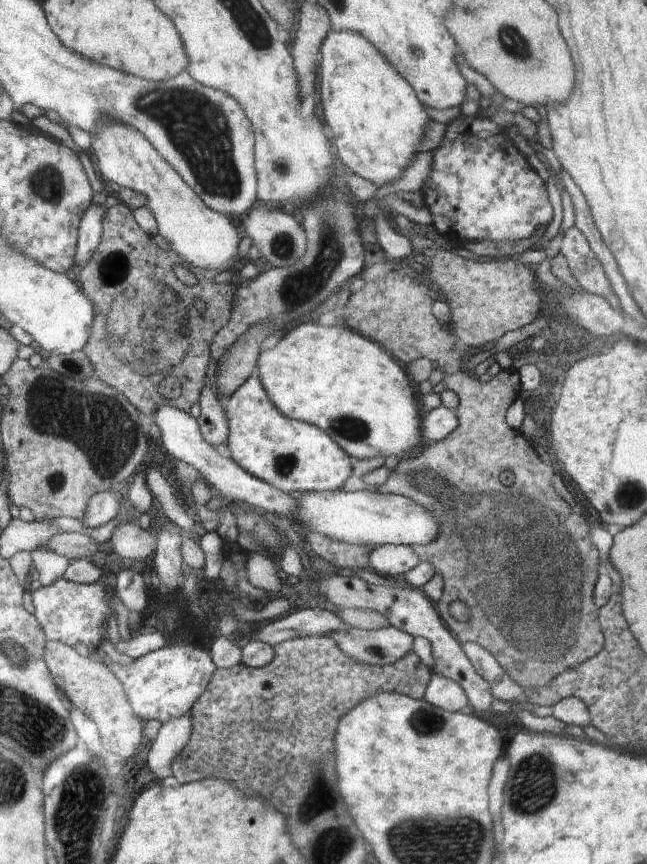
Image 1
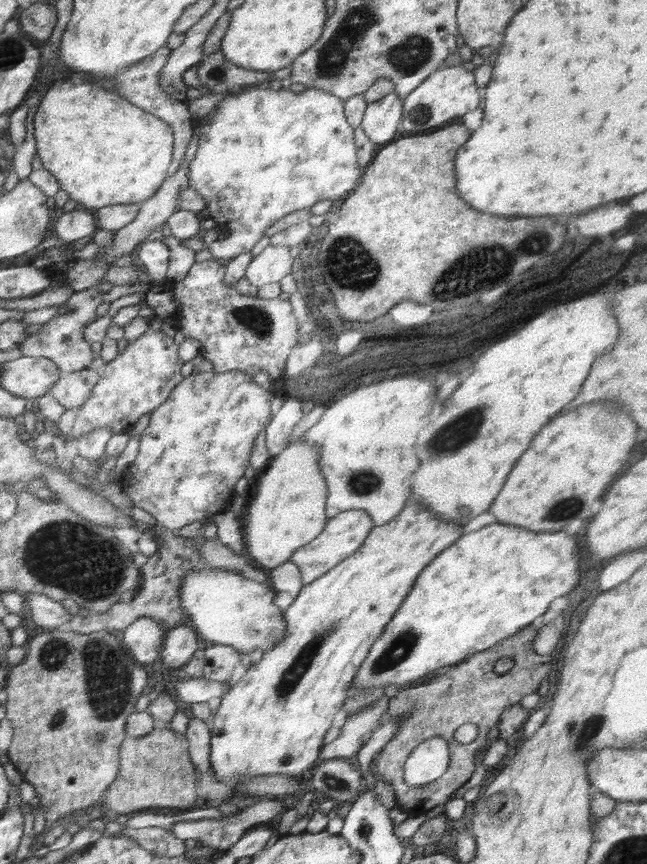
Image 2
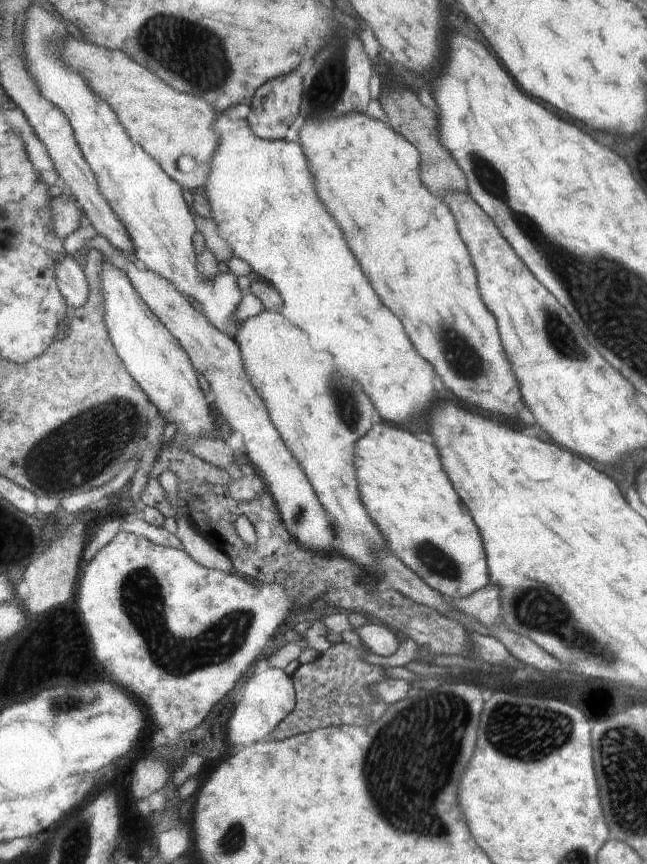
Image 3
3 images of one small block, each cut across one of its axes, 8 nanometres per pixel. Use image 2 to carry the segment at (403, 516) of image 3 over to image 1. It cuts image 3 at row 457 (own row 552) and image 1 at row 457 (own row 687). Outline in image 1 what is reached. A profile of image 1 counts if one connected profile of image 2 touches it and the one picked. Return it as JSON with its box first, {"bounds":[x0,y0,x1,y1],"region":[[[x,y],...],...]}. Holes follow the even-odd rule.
{"bounds":[226,373,352,495],"region":[[[256,373],[232,396],[226,404],[226,412],[230,418],[228,446],[231,457],[254,478],[260,478],[290,495],[303,495],[316,490],[339,491],[346,486],[344,482],[352,474],[348,453],[318,426],[284,416],[272,404]]]}

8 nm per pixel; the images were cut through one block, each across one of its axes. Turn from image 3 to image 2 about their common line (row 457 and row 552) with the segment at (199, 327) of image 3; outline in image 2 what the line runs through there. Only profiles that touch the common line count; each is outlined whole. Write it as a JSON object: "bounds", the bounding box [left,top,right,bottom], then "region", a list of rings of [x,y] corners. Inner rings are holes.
{"bounds":[243,444,329,570],"region":[[[292,444],[286,450],[282,450],[282,456],[278,454],[270,468],[264,472],[264,476],[258,480],[258,491],[255,497],[247,502],[243,516],[243,534],[246,538],[248,550],[247,556],[255,562],[255,565],[263,570],[269,570],[279,567],[280,564],[291,560],[292,555],[300,547],[307,546],[312,540],[319,538],[324,527],[327,525],[326,496],[329,489],[324,482],[324,478],[318,472],[318,448],[308,446],[308,444]]]}

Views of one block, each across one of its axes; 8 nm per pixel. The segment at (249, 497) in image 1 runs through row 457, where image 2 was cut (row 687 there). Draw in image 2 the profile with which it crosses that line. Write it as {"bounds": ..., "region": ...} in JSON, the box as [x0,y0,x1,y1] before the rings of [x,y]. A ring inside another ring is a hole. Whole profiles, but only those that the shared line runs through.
{"bounds":[173,678,233,704],"region":[[[190,678],[176,682],[173,692],[184,702],[196,704],[207,703],[212,698],[223,698],[226,693],[232,690],[233,682],[216,682],[202,679]]]}

